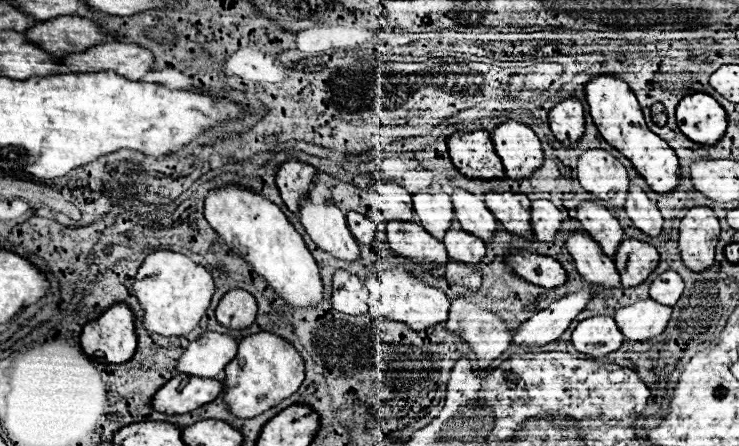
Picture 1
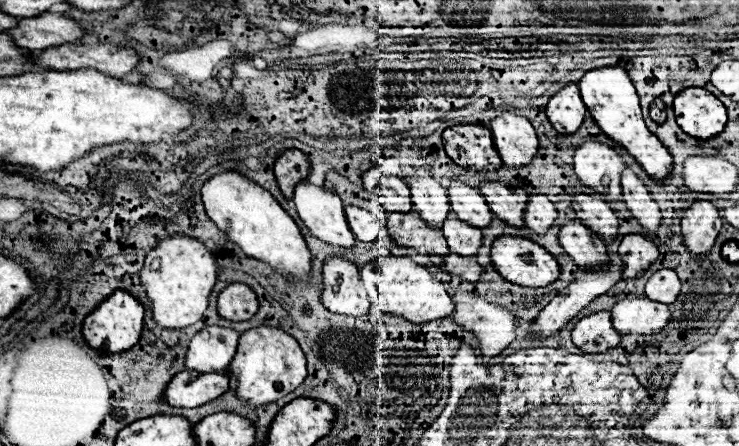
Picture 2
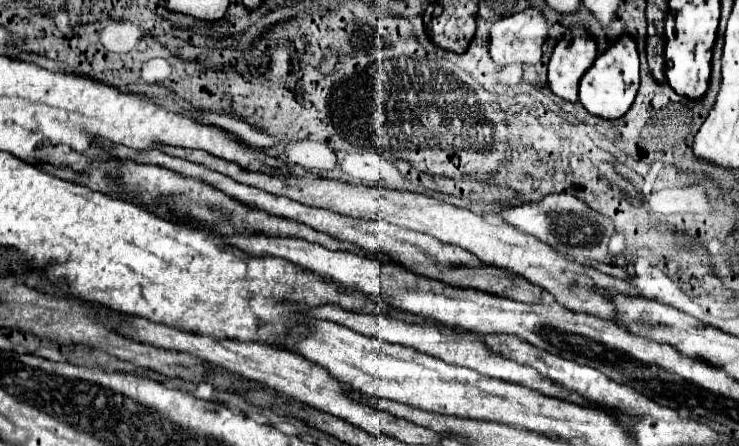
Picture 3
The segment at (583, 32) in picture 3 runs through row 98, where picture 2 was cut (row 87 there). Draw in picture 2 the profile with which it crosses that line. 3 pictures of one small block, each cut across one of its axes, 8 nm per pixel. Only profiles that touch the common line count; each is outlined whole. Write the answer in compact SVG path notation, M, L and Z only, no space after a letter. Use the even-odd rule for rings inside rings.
M568 84L560 92L556 92L546 106L546 114L558 134L562 136L574 134L582 126L586 114L586 106L580 98L578 86Z

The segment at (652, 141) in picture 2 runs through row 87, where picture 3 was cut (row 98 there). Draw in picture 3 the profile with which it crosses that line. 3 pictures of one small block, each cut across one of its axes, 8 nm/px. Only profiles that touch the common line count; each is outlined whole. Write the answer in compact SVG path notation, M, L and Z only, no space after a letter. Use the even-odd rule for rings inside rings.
M622 32L610 46L598 54L594 64L586 70L586 74L580 80L580 102L582 106L600 118L620 118L628 112L628 108L634 102L634 96L638 92L640 84L640 56L636 48L636 40L628 34Z

